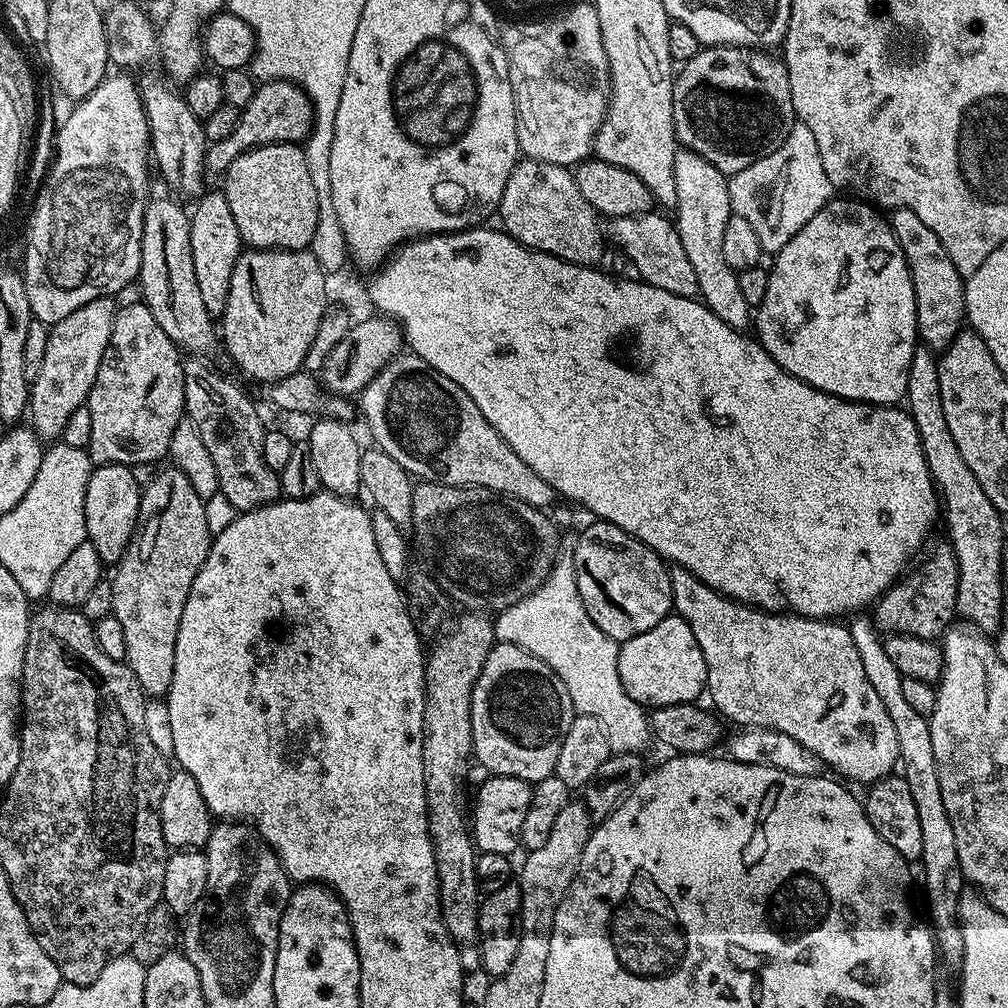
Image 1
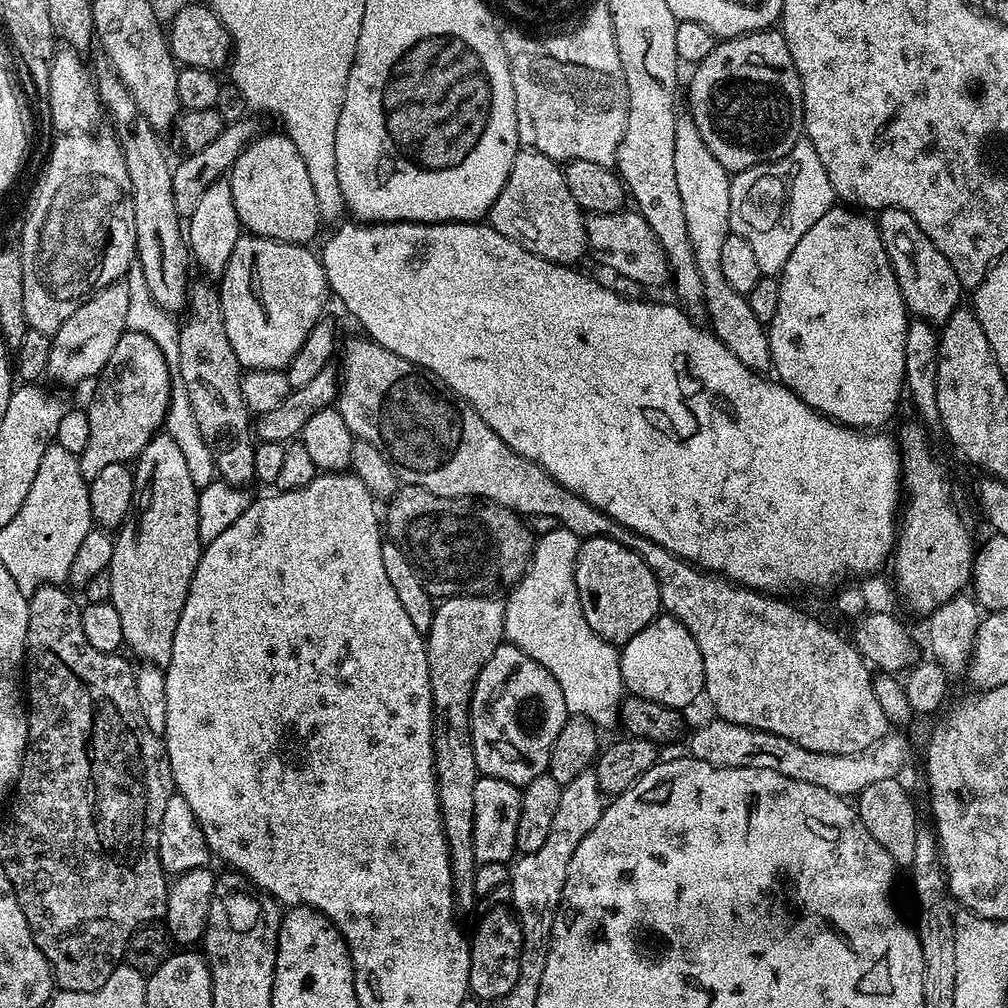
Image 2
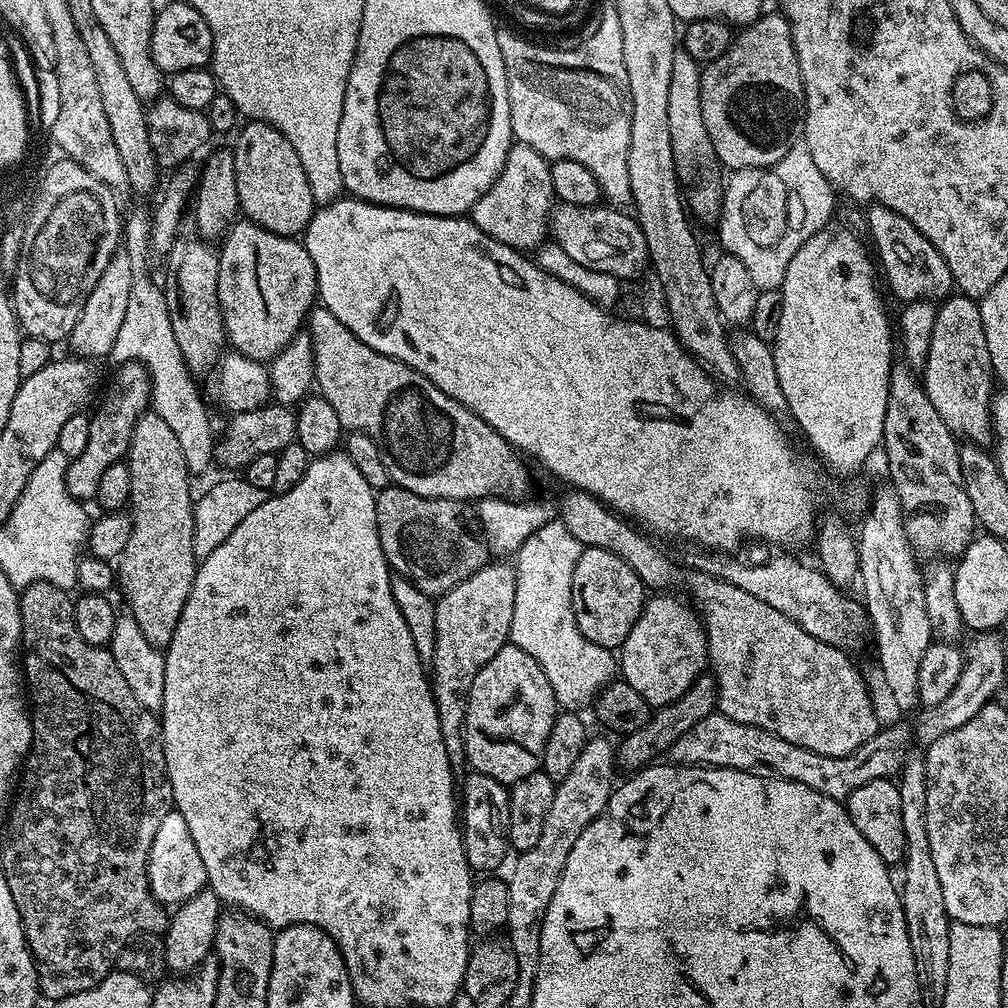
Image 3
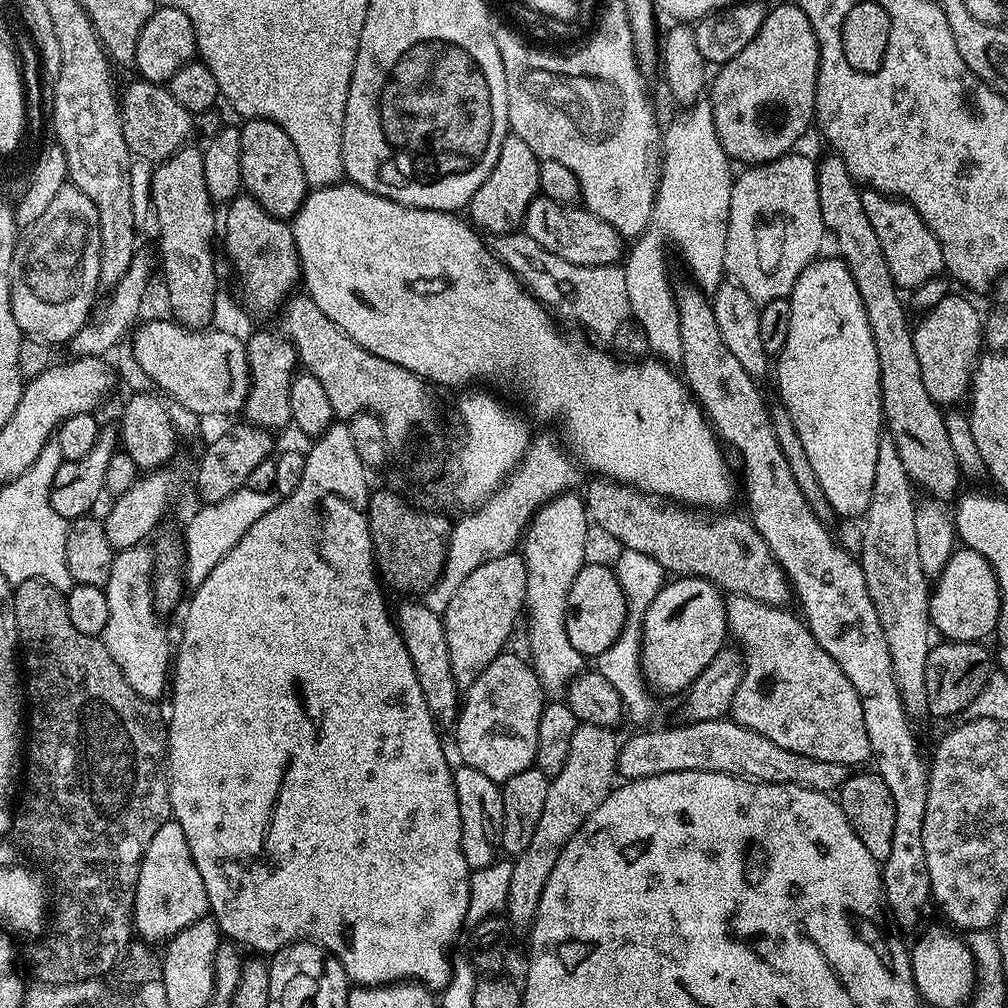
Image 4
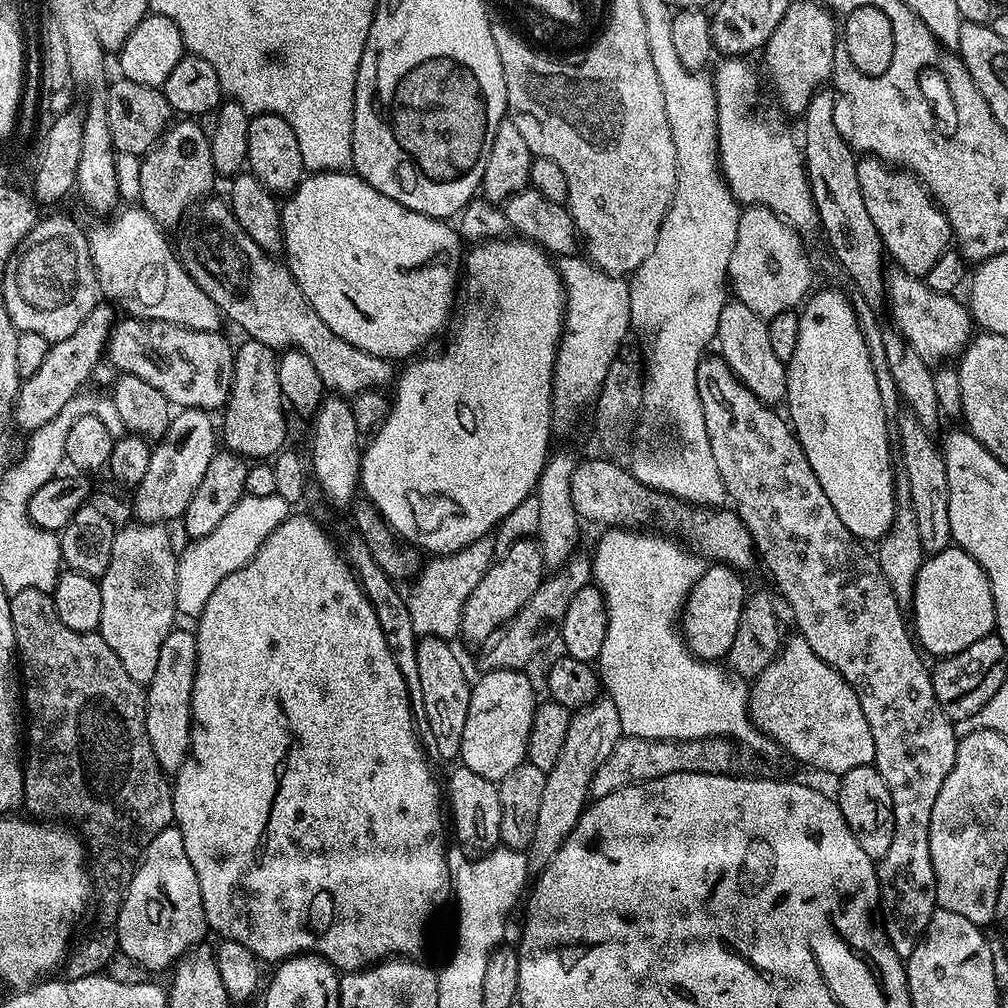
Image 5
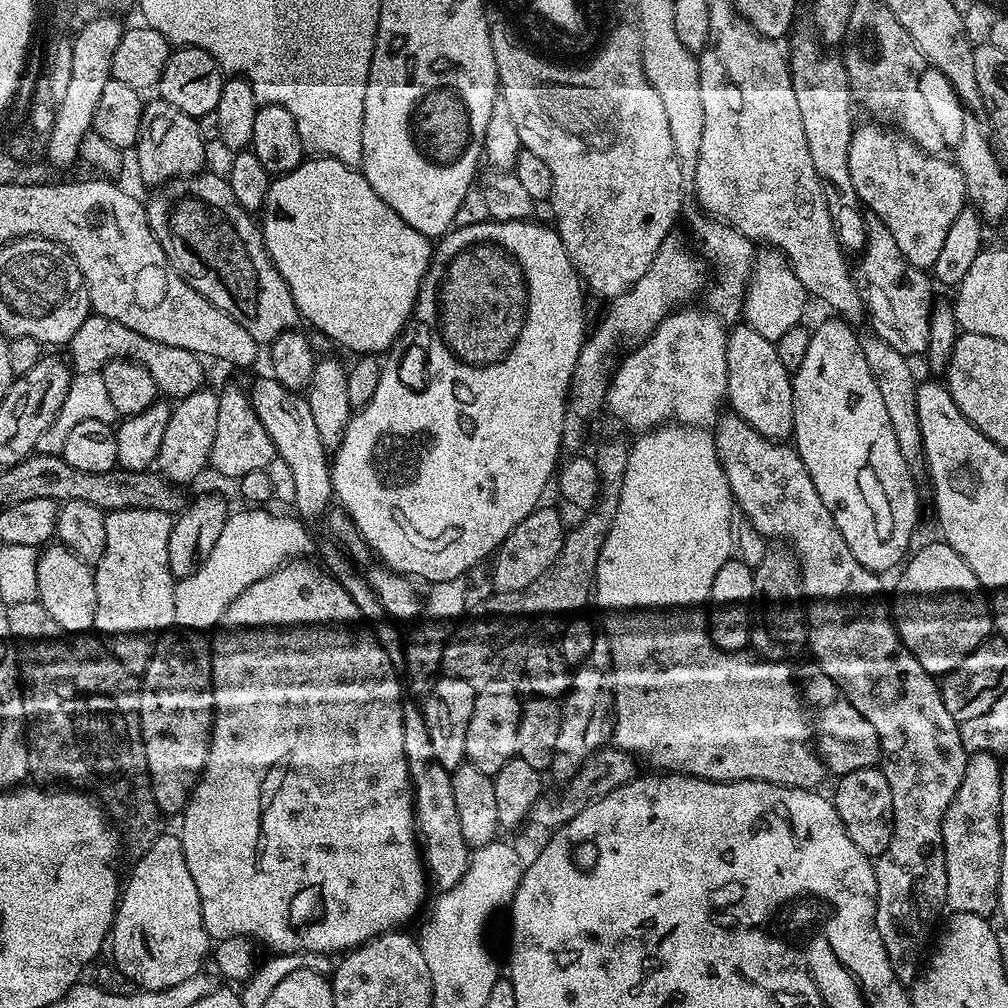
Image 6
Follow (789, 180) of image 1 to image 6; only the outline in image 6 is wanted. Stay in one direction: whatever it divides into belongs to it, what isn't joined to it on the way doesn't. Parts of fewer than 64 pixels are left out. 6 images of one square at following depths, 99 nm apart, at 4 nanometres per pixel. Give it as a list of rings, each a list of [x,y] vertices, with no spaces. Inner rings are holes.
[[[760,250],[755,253],[752,274],[744,293],[742,305],[743,323],[749,324],[762,338],[775,342],[786,330],[797,327],[804,316],[804,303],[810,300],[802,282],[794,274],[787,260],[775,250]]]

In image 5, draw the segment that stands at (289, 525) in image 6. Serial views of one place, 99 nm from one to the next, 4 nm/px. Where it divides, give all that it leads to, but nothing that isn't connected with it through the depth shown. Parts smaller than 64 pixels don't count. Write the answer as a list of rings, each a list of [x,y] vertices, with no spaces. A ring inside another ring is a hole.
[[[245,494],[241,500],[200,540],[192,540],[185,552],[179,553],[176,562],[176,610],[181,617],[199,617],[200,611],[210,602],[210,594],[218,590],[218,582],[249,564],[258,550],[270,538],[272,531],[288,519],[290,505],[280,496],[254,498]]]

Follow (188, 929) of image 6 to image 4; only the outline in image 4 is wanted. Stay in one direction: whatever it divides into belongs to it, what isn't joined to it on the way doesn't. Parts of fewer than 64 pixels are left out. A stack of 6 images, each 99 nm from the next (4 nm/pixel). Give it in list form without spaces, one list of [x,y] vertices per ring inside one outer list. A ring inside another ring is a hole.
[[[170,819],[158,826],[158,834],[150,838],[150,846],[146,846],[146,854],[140,863],[132,911],[135,935],[146,944],[160,946],[186,926],[207,915],[208,899],[206,886],[202,886],[202,874],[198,874],[198,866],[194,866],[186,834],[182,834],[182,826]]]

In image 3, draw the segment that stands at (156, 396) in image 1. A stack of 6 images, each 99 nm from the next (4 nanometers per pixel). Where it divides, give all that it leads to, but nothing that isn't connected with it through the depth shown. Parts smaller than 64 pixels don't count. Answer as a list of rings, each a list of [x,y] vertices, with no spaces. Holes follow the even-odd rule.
[[[140,362],[124,364],[112,376],[112,385],[104,396],[104,401],[96,408],[96,413],[90,416],[90,438],[86,442],[82,454],[71,457],[68,461],[66,486],[72,495],[81,502],[88,502],[95,497],[98,482],[103,472],[111,464],[119,464],[128,455],[128,448],[132,445],[134,426],[141,416],[149,411],[152,399],[152,381],[149,379],[148,369]]]

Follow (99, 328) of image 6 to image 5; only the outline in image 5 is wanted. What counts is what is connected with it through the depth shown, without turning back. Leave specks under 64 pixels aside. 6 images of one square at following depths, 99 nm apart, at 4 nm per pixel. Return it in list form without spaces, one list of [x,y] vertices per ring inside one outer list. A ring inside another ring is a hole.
[[[139,318],[119,319],[112,330],[106,349],[107,363],[112,363],[117,373],[137,376],[142,382],[150,382],[154,390],[162,390],[169,404],[177,409],[202,408],[205,410],[223,409],[228,402],[234,374],[234,348],[220,332],[199,332],[183,328],[161,320],[142,320]]]

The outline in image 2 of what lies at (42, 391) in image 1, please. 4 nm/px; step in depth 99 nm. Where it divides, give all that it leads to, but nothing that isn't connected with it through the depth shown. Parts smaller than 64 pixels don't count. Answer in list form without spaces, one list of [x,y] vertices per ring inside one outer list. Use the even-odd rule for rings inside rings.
[[[124,278],[115,280],[110,286],[98,290],[62,326],[51,333],[50,362],[47,375],[53,376],[60,384],[80,384],[83,380],[91,381],[99,377],[106,366],[110,354],[114,354],[114,346],[118,346],[118,338],[127,329],[126,309],[129,308],[129,287]]]

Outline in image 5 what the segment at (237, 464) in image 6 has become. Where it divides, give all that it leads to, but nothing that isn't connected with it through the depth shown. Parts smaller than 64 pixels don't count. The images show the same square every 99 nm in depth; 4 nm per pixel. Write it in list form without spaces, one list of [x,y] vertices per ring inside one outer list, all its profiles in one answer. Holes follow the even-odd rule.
[[[251,338],[241,339],[239,348],[234,352],[234,374],[232,375],[232,389],[228,395],[228,402],[222,409],[224,415],[224,434],[222,430],[222,444],[227,451],[235,452],[252,462],[264,462],[275,457],[276,453],[285,447],[284,439],[288,436],[288,420],[284,417],[286,405],[284,395],[278,386],[277,353],[270,346]]]

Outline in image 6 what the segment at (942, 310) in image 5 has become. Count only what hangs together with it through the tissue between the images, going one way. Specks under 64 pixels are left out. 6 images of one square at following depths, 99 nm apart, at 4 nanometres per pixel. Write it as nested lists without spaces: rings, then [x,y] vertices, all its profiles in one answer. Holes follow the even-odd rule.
[[[865,215],[868,241],[860,260],[854,264],[856,289],[864,300],[867,323],[872,323],[871,331],[886,346],[894,346],[898,354],[909,358],[927,353],[930,338],[930,314],[934,303],[932,296],[933,281],[929,273],[922,268],[915,268],[902,258],[898,242],[894,242],[890,230],[874,215]]]

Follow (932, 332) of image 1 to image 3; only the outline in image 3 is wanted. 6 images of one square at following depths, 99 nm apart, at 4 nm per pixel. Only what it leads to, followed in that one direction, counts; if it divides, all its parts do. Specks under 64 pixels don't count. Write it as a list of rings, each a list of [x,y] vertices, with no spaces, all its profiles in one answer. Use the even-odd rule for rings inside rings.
[[[881,204],[871,205],[867,212],[868,232],[872,235],[871,247],[878,257],[883,279],[884,276],[888,279],[893,294],[900,299],[900,302],[910,300],[940,302],[953,295],[954,285],[950,266],[946,266],[946,258],[938,254],[938,250],[926,238],[926,234],[922,234],[922,230],[918,230],[918,226],[910,222],[910,218],[902,218],[902,214]]]

